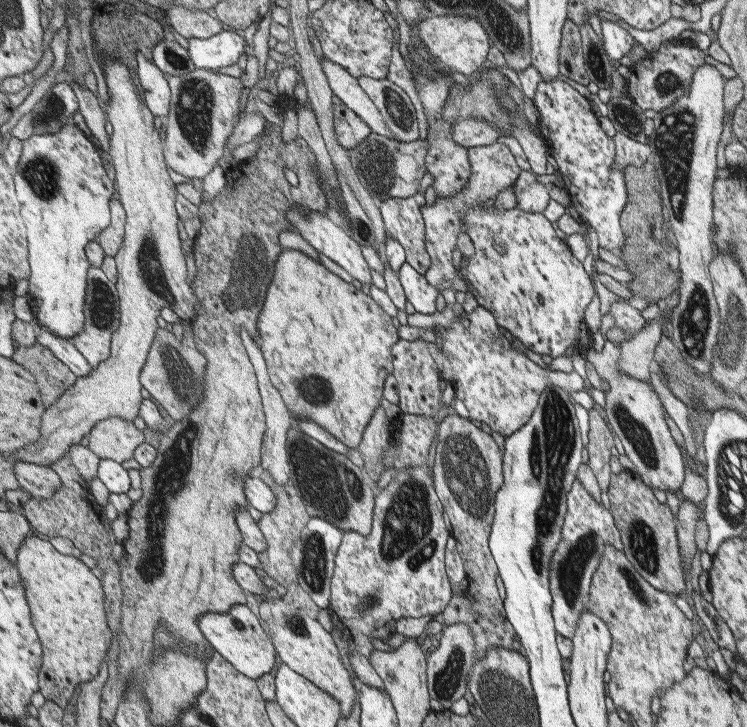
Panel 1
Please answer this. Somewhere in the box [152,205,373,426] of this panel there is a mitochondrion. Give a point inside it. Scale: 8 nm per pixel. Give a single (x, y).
(244, 289)

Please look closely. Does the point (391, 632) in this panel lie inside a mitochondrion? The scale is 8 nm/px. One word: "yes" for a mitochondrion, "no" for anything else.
no

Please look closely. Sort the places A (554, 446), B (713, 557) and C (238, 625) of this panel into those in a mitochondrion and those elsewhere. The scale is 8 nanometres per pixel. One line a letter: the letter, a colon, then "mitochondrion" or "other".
A: mitochondrion
B: other
C: other

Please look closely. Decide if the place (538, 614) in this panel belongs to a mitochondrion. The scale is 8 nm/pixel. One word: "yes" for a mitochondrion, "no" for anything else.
no

